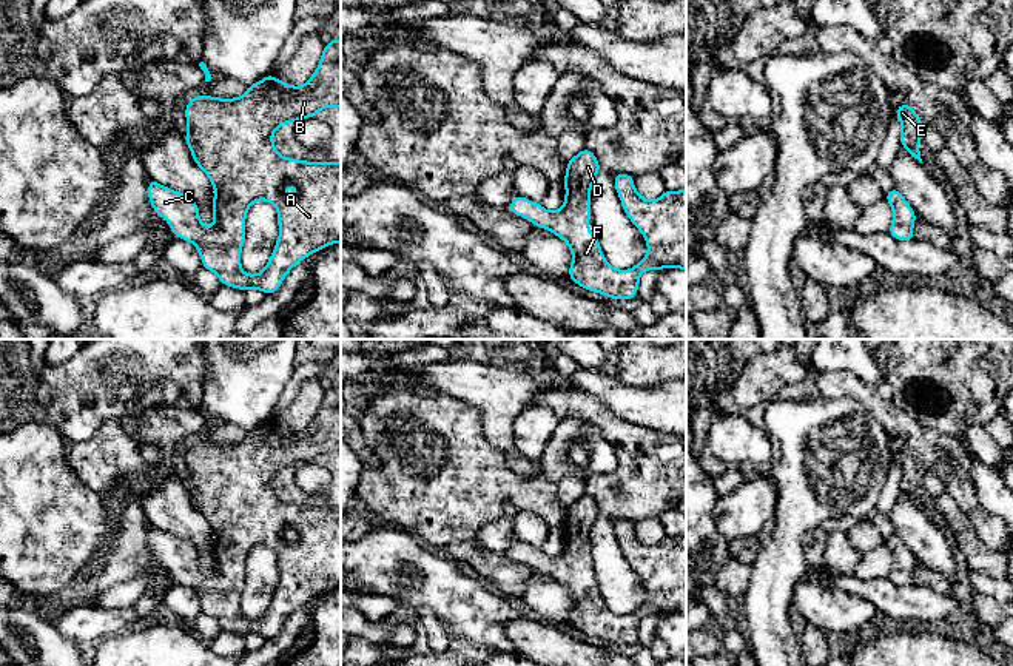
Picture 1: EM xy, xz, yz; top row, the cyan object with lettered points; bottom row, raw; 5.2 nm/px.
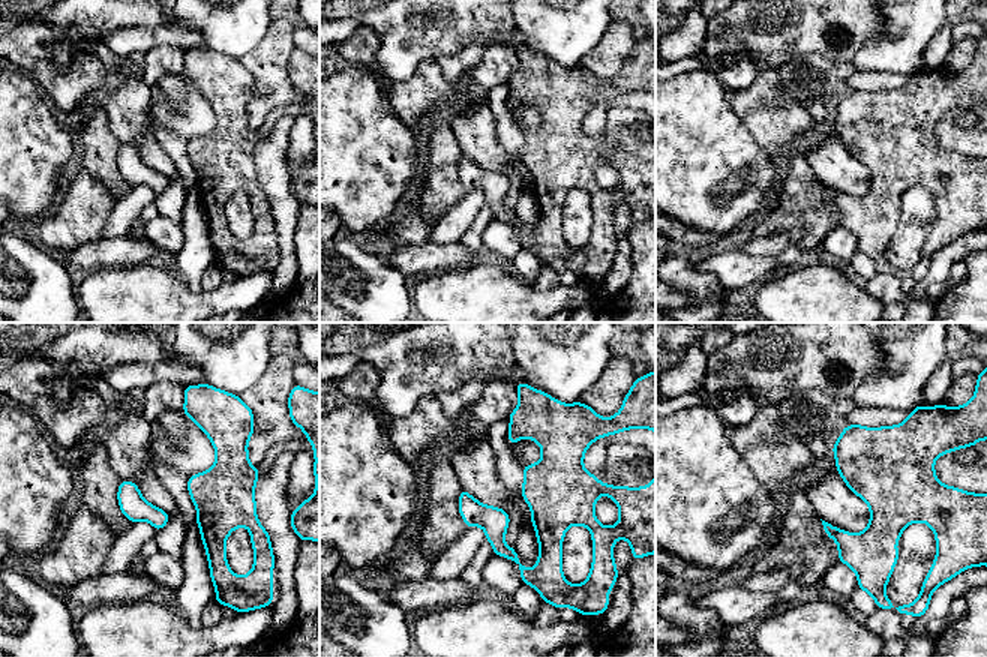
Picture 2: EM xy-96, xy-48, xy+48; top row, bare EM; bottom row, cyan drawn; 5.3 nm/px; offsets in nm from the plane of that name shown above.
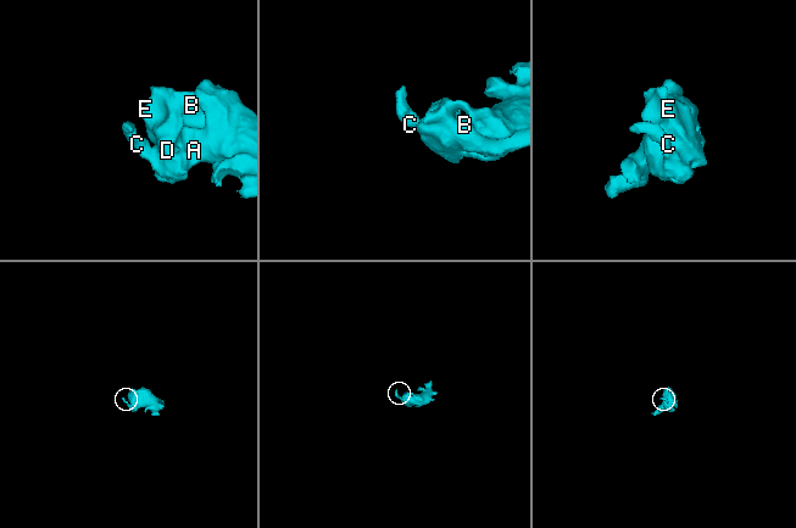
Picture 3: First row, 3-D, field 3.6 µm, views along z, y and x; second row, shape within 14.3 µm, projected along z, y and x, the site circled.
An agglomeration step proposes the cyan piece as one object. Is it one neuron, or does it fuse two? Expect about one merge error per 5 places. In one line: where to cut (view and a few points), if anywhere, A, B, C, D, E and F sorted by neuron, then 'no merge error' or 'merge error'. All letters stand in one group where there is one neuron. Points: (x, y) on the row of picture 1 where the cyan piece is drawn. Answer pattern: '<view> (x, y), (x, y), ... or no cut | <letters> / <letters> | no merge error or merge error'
no cut | A B C D E F | no merge error

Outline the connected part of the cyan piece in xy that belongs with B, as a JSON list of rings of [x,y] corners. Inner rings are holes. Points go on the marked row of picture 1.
[[[341,40],[324,46],[319,66],[302,86],[290,86],[271,74],[250,85],[242,97],[217,99],[196,96],[185,106],[188,133],[185,142],[193,160],[214,187],[214,224],[205,227],[199,207],[188,194],[177,193],[150,179],[148,199],[176,237],[191,242],[202,267],[213,271],[222,285],[237,290],[257,288],[265,294],[279,290],[287,273],[307,256],[341,242],[341,162],[305,162],[282,157],[273,145],[273,133],[284,123],[315,117],[322,108],[341,108]],[[268,200],[278,208],[279,239],[265,268],[245,274],[241,250],[245,240],[245,216],[251,204]]]

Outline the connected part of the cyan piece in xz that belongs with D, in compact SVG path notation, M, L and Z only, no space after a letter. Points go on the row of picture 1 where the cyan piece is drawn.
M584 148L575 157L567 160L564 177L566 197L558 211L547 211L541 204L530 202L524 196L517 196L509 210L529 219L535 227L546 228L561 237L572 251L572 265L569 278L580 287L601 293L611 299L635 299L640 274L646 270L682 268L686 270L686 190L666 190L657 200L643 199L634 187L634 177L617 173L615 191L621 199L621 207L631 222L641 231L648 244L648 254L631 270L615 270L601 253L597 234L589 233L591 217L591 187L600 173L600 163L592 151Z

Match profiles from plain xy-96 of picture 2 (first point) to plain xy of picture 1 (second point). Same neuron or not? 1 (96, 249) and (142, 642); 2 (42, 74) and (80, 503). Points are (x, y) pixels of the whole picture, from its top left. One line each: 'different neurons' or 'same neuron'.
1: different neurons
2: different neurons

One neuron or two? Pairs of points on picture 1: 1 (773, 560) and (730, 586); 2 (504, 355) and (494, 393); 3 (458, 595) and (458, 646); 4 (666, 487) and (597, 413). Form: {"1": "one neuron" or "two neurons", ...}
{"1": "two neurons", "2": "two neurons", "3": "two neurons", "4": "one neuron"}

